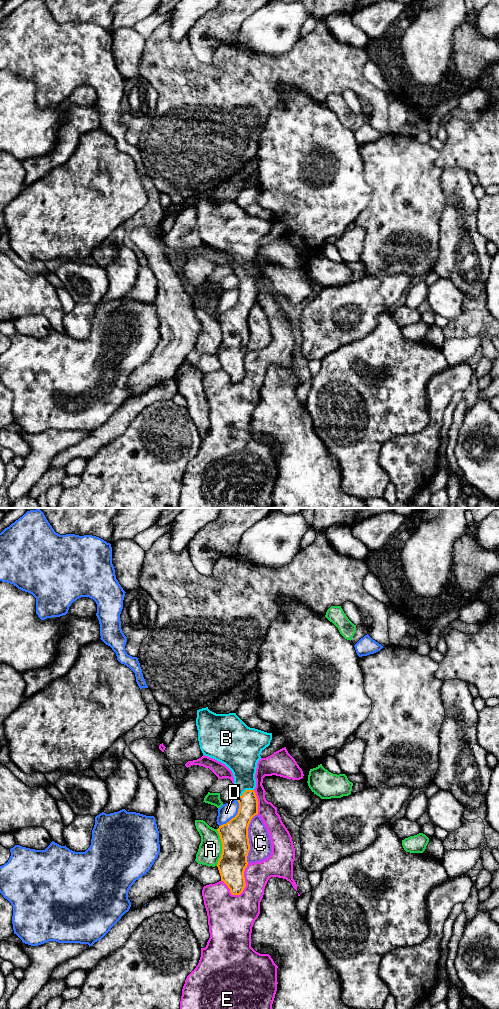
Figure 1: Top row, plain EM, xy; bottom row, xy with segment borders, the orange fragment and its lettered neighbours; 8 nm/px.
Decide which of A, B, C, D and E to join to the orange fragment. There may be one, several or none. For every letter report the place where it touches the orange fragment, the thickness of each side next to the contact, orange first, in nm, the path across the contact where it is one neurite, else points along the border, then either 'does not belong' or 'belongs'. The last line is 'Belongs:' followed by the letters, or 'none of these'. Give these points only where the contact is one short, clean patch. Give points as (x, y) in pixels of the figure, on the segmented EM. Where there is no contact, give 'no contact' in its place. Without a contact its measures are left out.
A: contact xy (222, 847); calibres 220 and 190 nm; does not belong
B: contact xy (246, 790); calibres 160 and 240 nm; does not belong
C: contact xy (248, 838); calibres 220 and 180 nm; does not belong
D: contact xy (236, 815); calibres 220 and 140 nm; border xy (237, 799), (238, 812), (219, 826); does not belong
E: contact xy (245, 883); calibres 220 and 300 nm; does not belong
Belongs: none of these

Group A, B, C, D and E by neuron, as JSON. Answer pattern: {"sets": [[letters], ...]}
{"sets": [["A"], ["B"], ["C"], ["D"], ["E"]]}

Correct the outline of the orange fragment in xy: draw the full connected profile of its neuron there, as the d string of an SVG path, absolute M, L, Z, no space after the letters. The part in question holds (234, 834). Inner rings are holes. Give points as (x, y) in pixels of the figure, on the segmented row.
M246 790L242 796L237 797L237 801L237 815L217 829L222 842L222 854L217 867L221 881L228 886L232 895L240 895L246 886L244 871L248 865L247 856L250 850L248 827L252 818L258 814L258 799L254 790Z

